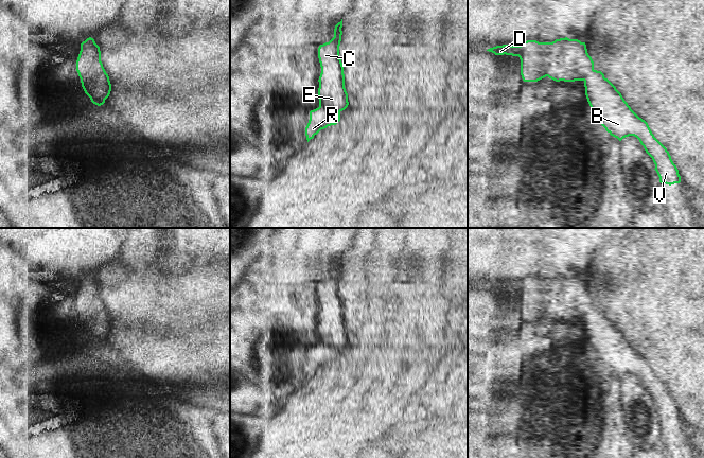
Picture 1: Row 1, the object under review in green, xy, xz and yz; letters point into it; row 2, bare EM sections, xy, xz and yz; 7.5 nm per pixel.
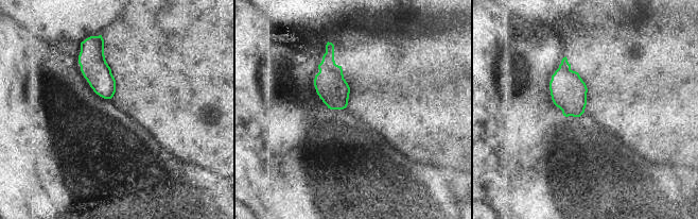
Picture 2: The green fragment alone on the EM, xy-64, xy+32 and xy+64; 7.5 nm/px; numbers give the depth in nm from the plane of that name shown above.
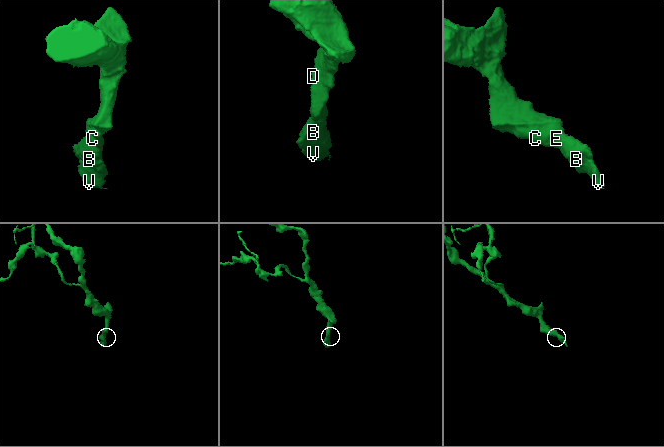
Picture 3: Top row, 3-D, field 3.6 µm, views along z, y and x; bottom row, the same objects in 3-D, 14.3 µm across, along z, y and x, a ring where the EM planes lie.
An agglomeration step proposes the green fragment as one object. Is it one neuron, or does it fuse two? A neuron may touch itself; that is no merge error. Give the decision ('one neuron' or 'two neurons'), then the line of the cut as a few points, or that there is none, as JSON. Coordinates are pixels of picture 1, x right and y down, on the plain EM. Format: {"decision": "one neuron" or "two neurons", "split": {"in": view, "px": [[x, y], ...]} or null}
{"decision": "one neuron", "split": null}

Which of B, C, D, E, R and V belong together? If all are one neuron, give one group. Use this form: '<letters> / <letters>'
B C D E R V

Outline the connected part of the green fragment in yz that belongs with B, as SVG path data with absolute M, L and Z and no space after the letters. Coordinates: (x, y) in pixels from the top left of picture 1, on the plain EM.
M567 275L552 280L527 278L521 283L503 282L487 288L495 293L518 294L524 319L538 319L546 314L556 319L583 318L596 358L619 378L629 373L636 374L652 395L661 421L681 420L669 389L654 374L648 360L631 347L604 312L594 306L585 280Z

